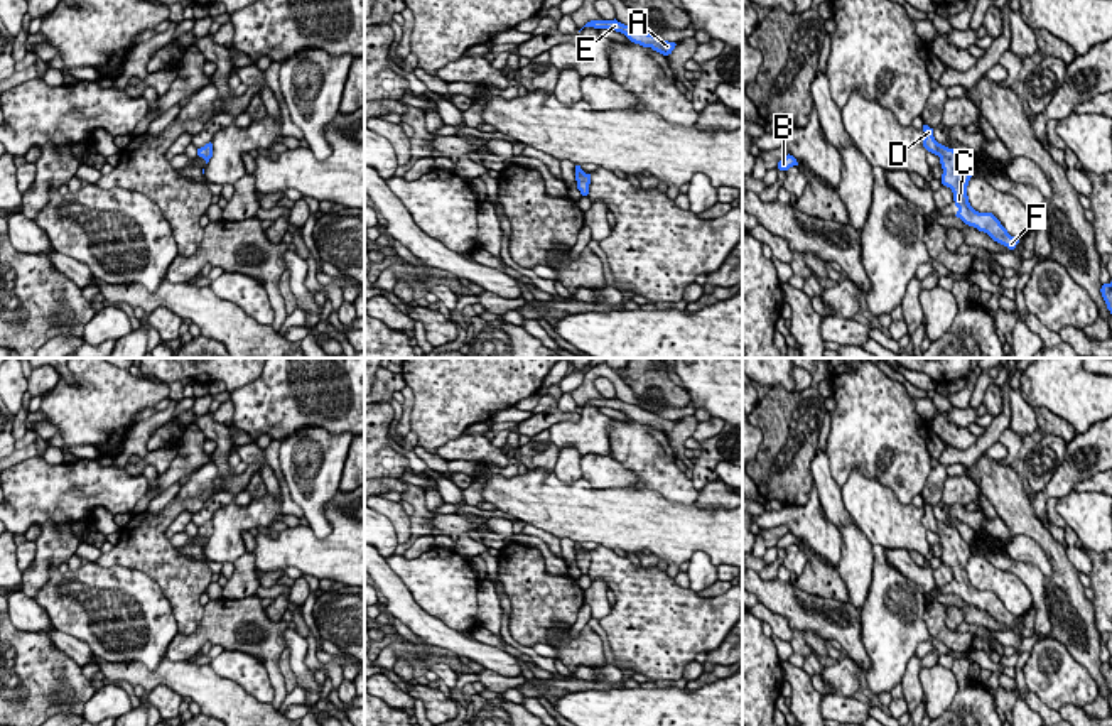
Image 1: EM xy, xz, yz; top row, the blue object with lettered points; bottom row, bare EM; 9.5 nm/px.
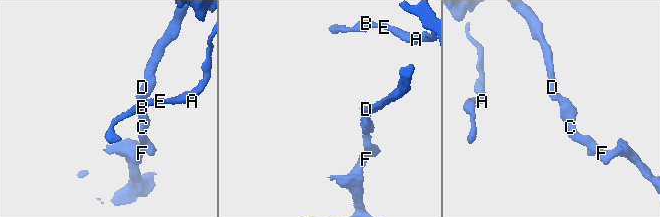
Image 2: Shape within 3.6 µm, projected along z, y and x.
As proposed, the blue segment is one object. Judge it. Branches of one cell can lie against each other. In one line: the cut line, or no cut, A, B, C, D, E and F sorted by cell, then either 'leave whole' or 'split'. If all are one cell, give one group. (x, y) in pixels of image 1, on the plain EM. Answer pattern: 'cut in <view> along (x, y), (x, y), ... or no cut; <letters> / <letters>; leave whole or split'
no cut; A B C D E F; leave whole

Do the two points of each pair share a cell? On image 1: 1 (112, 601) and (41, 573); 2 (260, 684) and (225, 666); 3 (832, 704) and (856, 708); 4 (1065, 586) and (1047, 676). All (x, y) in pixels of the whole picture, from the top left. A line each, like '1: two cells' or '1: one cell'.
1: two cells
2: one cell
3: one cell
4: two cells

